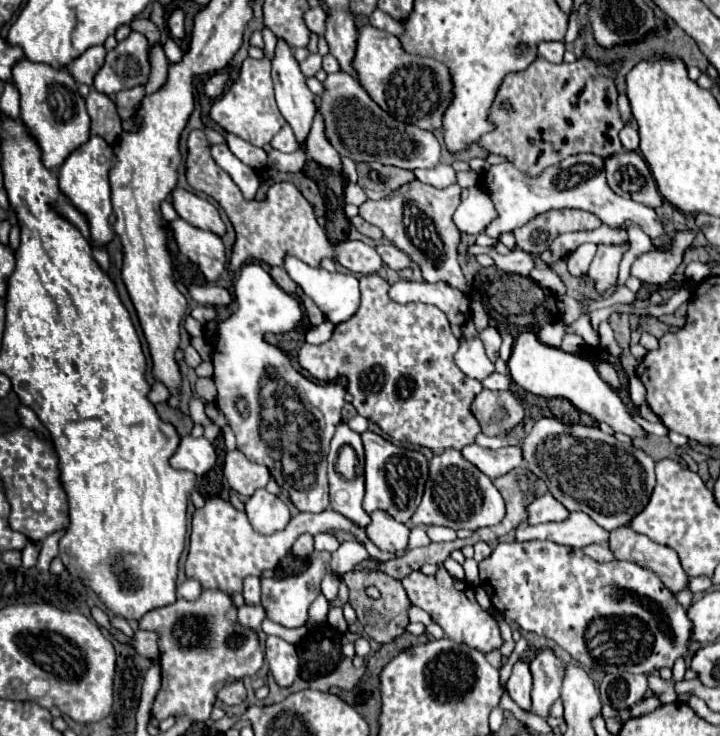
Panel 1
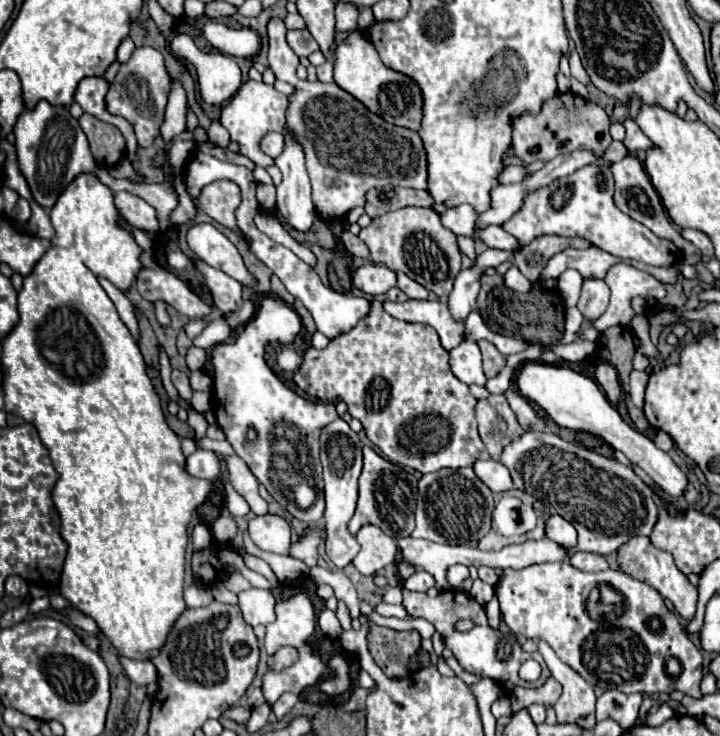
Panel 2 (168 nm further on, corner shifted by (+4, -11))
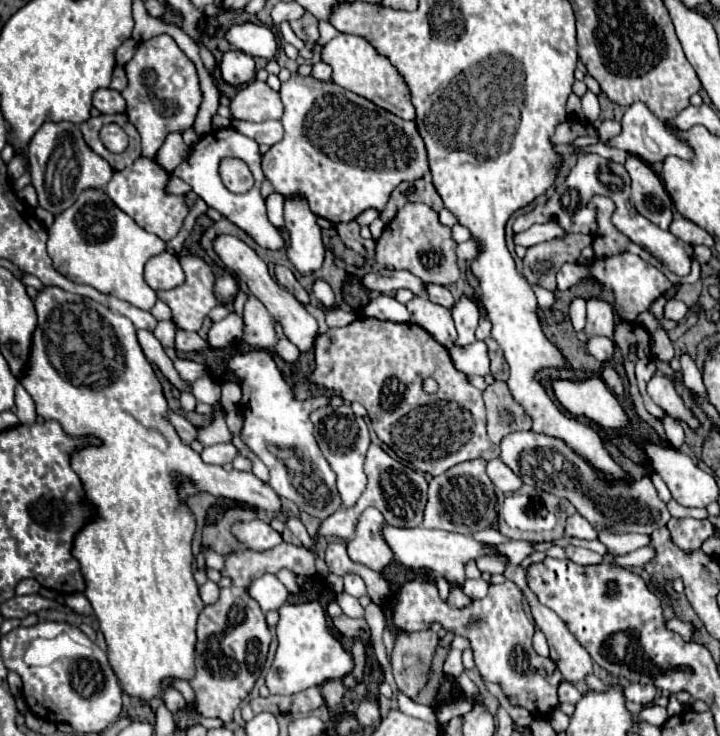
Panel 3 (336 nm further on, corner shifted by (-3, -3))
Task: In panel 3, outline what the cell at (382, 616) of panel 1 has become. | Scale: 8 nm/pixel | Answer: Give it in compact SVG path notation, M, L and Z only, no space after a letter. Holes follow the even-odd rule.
M431 629L417 633L399 631L395 635L391 665L395 683L405 695L415 697L417 691L425 685L437 641L439 637Z

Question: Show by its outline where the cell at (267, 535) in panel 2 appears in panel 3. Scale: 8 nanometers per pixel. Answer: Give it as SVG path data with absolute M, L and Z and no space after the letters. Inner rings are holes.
M255 519L255 521L247 521L247 523L235 523L231 527L233 535L237 537L237 541L241 541L243 545L257 549L257 551L265 551L271 549L279 543L283 543L281 533L277 533L269 523Z

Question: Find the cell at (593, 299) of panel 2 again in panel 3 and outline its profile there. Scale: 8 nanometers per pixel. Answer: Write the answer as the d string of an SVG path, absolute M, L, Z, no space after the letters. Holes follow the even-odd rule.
M601 297L587 299L587 329L585 333L579 333L579 339L585 343L589 335L613 337L613 325L615 325L613 305Z

